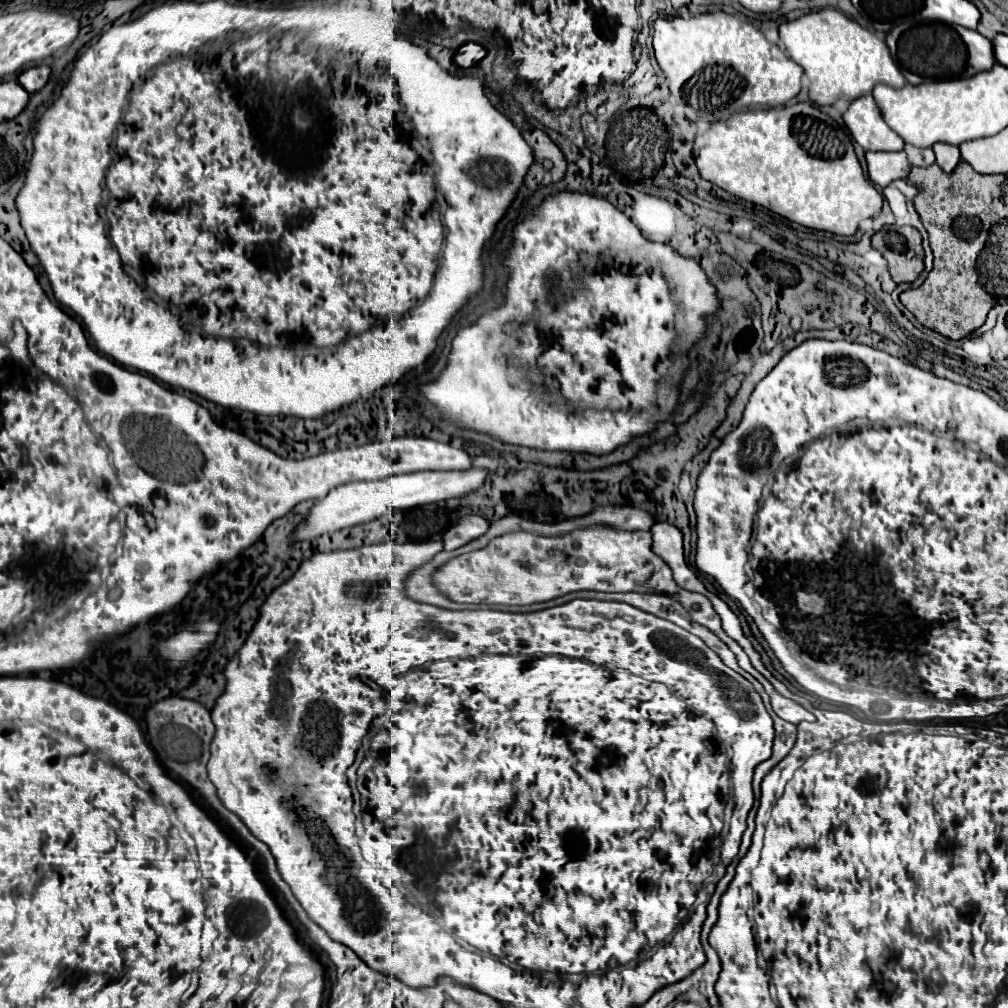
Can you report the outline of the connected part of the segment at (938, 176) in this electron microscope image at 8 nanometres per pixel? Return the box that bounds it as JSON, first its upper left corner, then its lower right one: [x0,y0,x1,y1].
[900,160,998,340]

